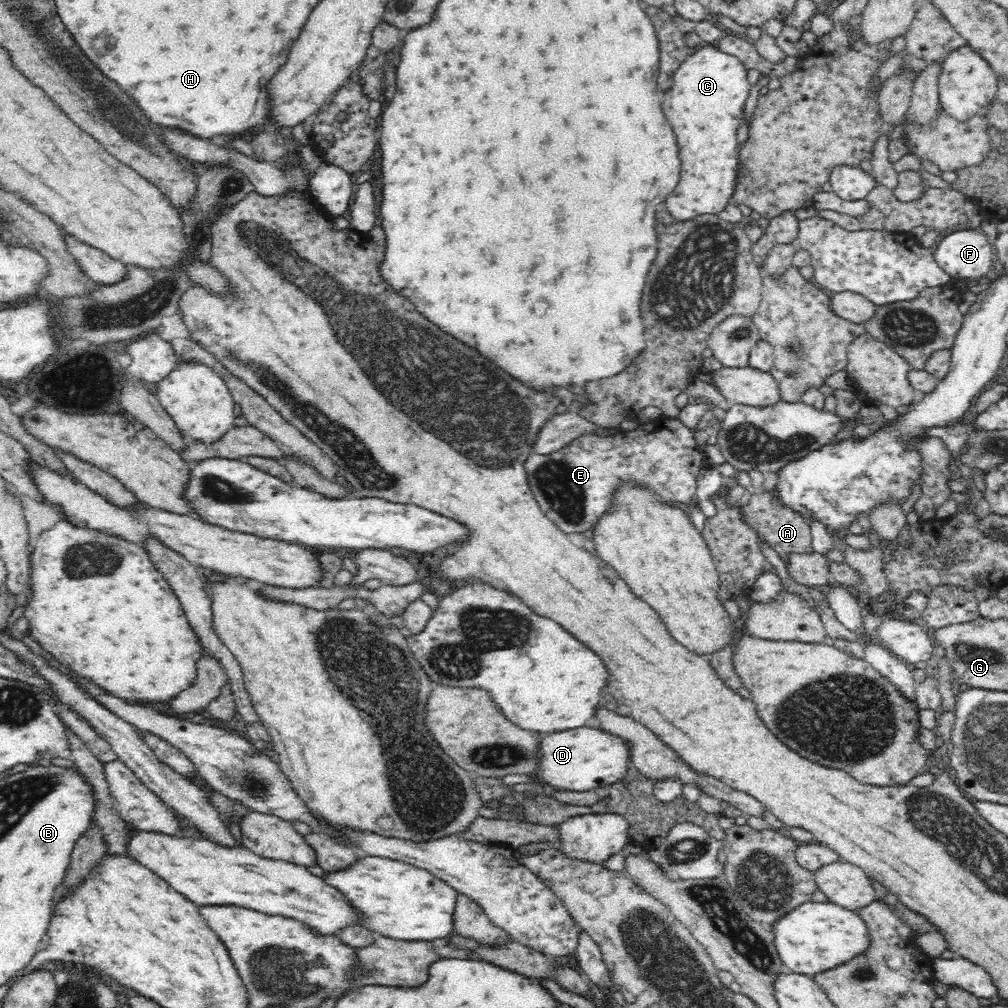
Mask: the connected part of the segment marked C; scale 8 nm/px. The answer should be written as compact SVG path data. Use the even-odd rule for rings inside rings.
M702 44L690 56L683 60L674 71L671 86L665 91L662 110L674 128L680 158L682 158L682 176L676 186L676 194L670 194L666 200L668 212L676 220L690 220L694 217L712 214L716 215L726 208L734 194L736 178L738 178L738 156L734 152L738 128L744 122L744 102L750 94L752 87L746 77L747 68L738 58L721 52L716 45Z

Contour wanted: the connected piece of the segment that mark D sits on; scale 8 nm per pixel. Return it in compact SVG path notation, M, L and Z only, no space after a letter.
M582 726L580 728L570 728L562 732L547 733L541 742L541 767L538 768L537 776L539 781L534 784L545 786L549 784L556 789L583 791L607 787L616 781L624 778L632 764L632 745L629 740L624 739L614 733L607 732L602 728L590 728Z

